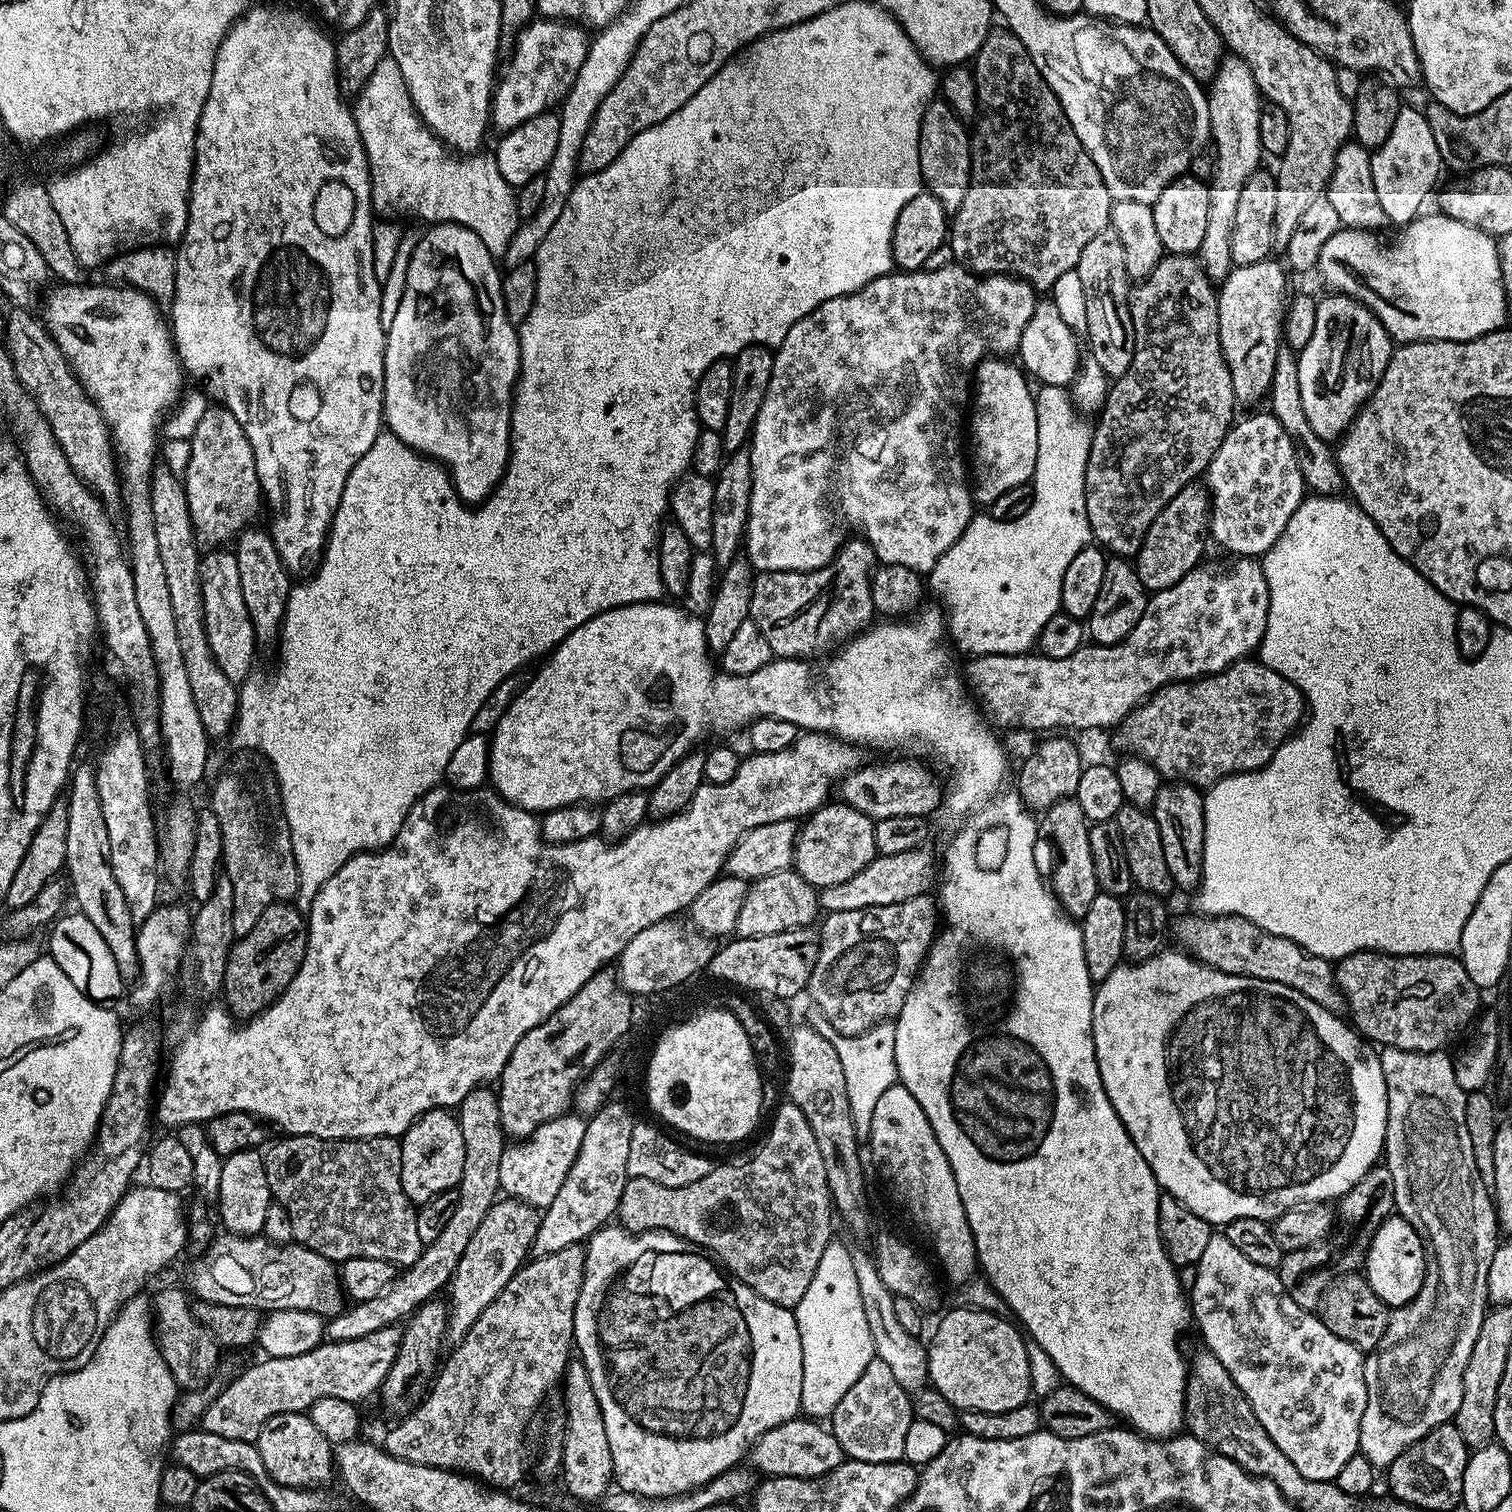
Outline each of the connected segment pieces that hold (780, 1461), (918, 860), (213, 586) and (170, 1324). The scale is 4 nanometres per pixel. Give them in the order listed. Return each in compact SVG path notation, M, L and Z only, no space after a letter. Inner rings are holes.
M812 1418L787 1420L785 1424L774 1426L762 1434L750 1449L750 1464L757 1473L765 1477L793 1476L794 1478L814 1478L834 1470L844 1463L846 1457L838 1438L823 1423Z
M921 846L906 854L877 855L870 866L858 870L854 878L838 882L838 886L819 889L821 909L825 913L866 910L870 906L894 906L915 896L925 895L932 884L932 856L926 849L927 847Z
M235 551L203 553L200 561L200 579L203 583L205 604L205 628L210 648L218 666L233 682L243 682L253 671L252 655L258 641L256 630L246 610L246 598L242 598L242 581L238 578L238 562Z
M168 1288L154 1300L154 1328L158 1333L160 1353L177 1385L184 1390L203 1388L220 1364L222 1345L216 1336L196 1316L189 1297L180 1288ZM188 1299L188 1300L187 1300Z

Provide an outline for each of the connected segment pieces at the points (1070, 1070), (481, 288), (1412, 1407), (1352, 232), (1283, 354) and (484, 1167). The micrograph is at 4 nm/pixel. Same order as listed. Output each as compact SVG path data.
M641 602L639 604L623 604L620 608L611 608L605 612L599 612L594 618L590 618L582 626L578 626L575 631L568 636L567 640L557 644L552 649L550 655L543 661L544 665L536 672L536 677L529 682L528 685L521 687L517 691L516 697L510 702L510 706L506 710L506 714L501 718L496 727L490 733L490 747L488 749L488 775L490 777L491 787L500 795L503 800L509 800L512 804L517 804L519 808L525 808L527 812L533 814L543 814L552 812L555 808L565 808L571 804L586 804L589 802L607 802L620 796L624 792L635 792L637 790L650 790L657 782L659 782L667 772L670 771L675 764L684 757L687 752L693 751L697 747L696 744L704 735L707 734L708 728L712 732L724 732L727 728L740 728L752 723L753 720L761 720L762 718L778 718L785 720L791 724L795 724L797 729L807 730L810 732L827 732L836 737L838 740L844 740L847 744L854 744L868 748L913 748L914 751L933 752L940 760L945 760L950 767L956 768L956 773L952 776L953 792L946 796L946 808L948 804L948 812L952 816L968 816L964 820L964 825L961 826L960 832L956 832L952 836L952 841L948 844L948 849L944 852L944 881L940 884L940 896L938 895L939 903L942 905L942 924L943 927L936 933L935 940L928 948L928 954L924 957L923 964L920 965L920 971L912 985L912 989L908 992L906 1002L902 1006L900 1015L895 1017L894 1023L896 1026L896 1033L894 1034L894 1058L896 1059L896 1075L899 1083L904 1085L906 1090L910 1090L910 1094L914 1094L914 1098L918 1098L918 1106L922 1106L922 1110L926 1114L926 1118L930 1122L930 1126L934 1130L934 1134L938 1138L938 1142L942 1146L942 1150L946 1154L946 1158L950 1162L950 1166L954 1170L954 1182L958 1182L958 1194L962 1194L962 1206L966 1206L966 1218L970 1222L970 1230L974 1234L974 1246L976 1247L976 1262L979 1271L982 1273L983 1279L987 1280L990 1287L995 1290L1001 1298L1004 1299L1007 1311L1018 1321L1019 1327L1023 1329L1031 1340L1036 1342L1046 1354L1050 1356L1054 1365L1060 1371L1061 1377L1072 1387L1082 1390L1082 1394L1086 1394L1090 1398L1094 1398L1094 1402L1101 1404L1106 1411L1111 1412L1113 1417L1120 1418L1124 1416L1123 1423L1131 1426L1135 1431L1142 1436L1149 1438L1167 1438L1169 1436L1177 1435L1181 1431L1180 1428L1184 1424L1184 1391L1188 1388L1188 1372L1184 1369L1184 1356L1180 1353L1180 1348L1176 1345L1176 1339L1184 1332L1184 1327L1190 1324L1190 1300L1186 1295L1183 1286L1180 1285L1180 1274L1177 1265L1173 1264L1171 1258L1166 1254L1164 1243L1160 1237L1158 1230L1158 1202L1162 1195L1162 1189L1156 1183L1154 1174L1150 1170L1150 1166L1146 1162L1146 1158L1142 1158L1142 1154L1138 1154L1138 1146L1130 1138L1130 1134L1126 1130L1126 1126L1122 1126L1122 1122L1118 1118L1118 1114L1114 1110L1114 1106L1110 1106L1110 1098L1106 1094L1106 1090L1102 1086L1102 1078L1098 1070L1098 1062L1096 1061L1096 1047L1094 1046L1094 1038L1092 1037L1092 998L1094 995L1094 982L1090 978L1090 974L1086 970L1086 954L1082 946L1082 930L1079 923L1073 917L1069 916L1067 912L1061 908L1060 903L1056 901L1056 895L1052 892L1051 887L1039 876L1038 873L1032 872L1036 868L1036 820L1031 811L1026 807L1023 800L1020 798L1019 791L1012 790L1012 792L1004 792L1000 796L1000 800L988 800L992 796L992 792L996 792L1000 788L1000 784L1004 784L1008 780L1008 756L1004 753L1004 748L1000 745L1000 740L991 732L993 729L986 723L986 717L979 707L974 703L973 697L970 695L969 689L966 687L966 680L963 675L956 673L956 668L952 665L952 656L948 653L949 645L943 644L946 640L946 616L939 607L926 608L921 607L911 618L900 618L895 622L884 622L888 624L873 623L871 627L860 633L858 636L852 637L839 649L837 656L829 655L828 661L824 658L817 659L813 662L808 658L773 658L766 666L762 666L762 670L754 670L754 674L749 676L729 676L727 674L719 674L715 676L712 673L712 664L714 668L714 660L708 651L707 644L704 643L704 621L699 615L693 614L683 607L675 608L672 604L660 604L661 602Z
M436 222L432 228L416 244L412 257L406 260L404 270L404 304L396 308L392 316L392 324L387 325L384 341L384 415L383 423L387 431L396 439L401 440L406 447L429 457L441 465L447 466L446 471L455 487L456 495L469 506L479 506L492 495L494 489L504 478L510 459L512 437L514 435L514 396L512 387L517 387L520 376L520 337L518 328L508 319L504 309L504 294L502 291L502 272L496 269L497 261L478 234L465 224L451 222Z
M1381 1047L1378 1055L1380 1065L1386 1078L1386 1102L1388 1103L1388 1117L1386 1118L1386 1134L1384 1135L1383 1163L1390 1170L1390 1178L1394 1178L1395 1211L1414 1230L1419 1232L1426 1245L1426 1267L1422 1290L1410 1303L1403 1304L1389 1315L1386 1334L1382 1334L1382 1342L1373 1352L1367 1353L1364 1361L1364 1377L1366 1378L1366 1414L1362 1414L1360 1427L1359 1455L1365 1456L1377 1470L1386 1470L1411 1444L1418 1442L1430 1430L1449 1423L1455 1417L1458 1406L1462 1403L1462 1374L1466 1370L1466 1362L1470 1362L1470 1350L1474 1350L1474 1342L1478 1342L1478 1330L1482 1330L1484 1313L1489 1307L1487 1294L1487 1271L1490 1270L1491 1259L1494 1258L1498 1245L1498 1229L1496 1227L1496 1205L1492 1203L1490 1188L1483 1184L1479 1177L1478 1167L1475 1165L1474 1151L1470 1142L1470 1133L1466 1128L1466 1094L1462 1086L1458 1086L1458 1078L1454 1078L1452 1069L1453 1057L1447 1056L1447 1051L1411 1052L1397 1048Z
M1440 212L1423 213L1397 232L1399 234L1391 241L1396 245L1396 252L1376 252L1376 244L1381 241L1381 237L1368 230L1344 228L1335 232L1326 246L1322 246L1319 271L1328 272L1329 282L1336 287L1333 289L1344 294L1351 293L1365 308L1370 309L1380 319L1380 325L1387 330L1393 341L1400 344L1414 344L1418 340L1472 341L1494 330L1493 325L1488 324L1488 316L1497 323L1495 325L1505 323L1506 293L1495 237L1477 225L1463 223L1456 217Z
M1282 346L1275 358L1275 374L1272 376L1272 386L1268 394L1270 398L1269 409L1272 415L1276 416L1280 423L1282 423L1283 429L1286 430L1291 436L1291 441L1294 442L1295 453L1298 457L1298 466L1302 471L1305 485L1314 491L1317 495L1331 495L1338 486L1341 487L1343 483L1343 477L1340 475L1340 468L1336 463L1335 457L1333 456L1331 447L1328 448L1329 444L1323 437L1314 434L1314 430L1310 428L1308 419L1306 418L1305 411L1302 410L1301 406L1301 392L1298 386L1297 376L1297 353L1289 347Z
M478 1086L474 1090L470 1090L470 1094L466 1094L464 1101L458 1105L458 1119L462 1130L462 1142L466 1142L466 1162L462 1162L462 1178L455 1189L458 1194L458 1210L454 1210L450 1223L442 1230L442 1234L438 1234L438 1238L434 1238L434 1242L425 1244L424 1253L413 1264L407 1265L392 1281L392 1285L386 1291L378 1294L378 1298L353 1303L327 1321L326 1336L329 1341L353 1340L366 1334L374 1334L374 1330L399 1325L401 1322L407 1321L408 1317L417 1308L421 1308L427 1300L433 1299L440 1293L438 1291L442 1288L443 1290L447 1289L451 1285L452 1276L456 1272L459 1259L466 1254L466 1246L469 1245L470 1238L473 1238L474 1232L482 1223L482 1218L486 1217L486 1212L501 1195L498 1170L501 1169L502 1154L506 1147L506 1137L500 1117L500 1098L493 1089L491 1092L488 1086Z

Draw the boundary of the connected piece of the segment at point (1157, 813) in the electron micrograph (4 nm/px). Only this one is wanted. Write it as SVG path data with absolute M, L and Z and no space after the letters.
M1164 782L1158 788L1156 800L1150 807L1152 817L1158 822L1158 830L1162 830L1162 851L1177 889L1195 889L1200 883L1206 830L1204 797L1205 793L1197 785Z

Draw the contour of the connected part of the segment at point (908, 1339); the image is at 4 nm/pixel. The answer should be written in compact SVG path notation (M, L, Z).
M858 1250L852 1252L854 1275L858 1277L858 1295L862 1297L862 1310L866 1310L866 1322L870 1325L870 1338L874 1342L875 1359L886 1362L894 1374L898 1386L902 1386L910 1394L916 1394L929 1383L928 1350L920 1336L910 1334L898 1322L894 1311L892 1291L882 1282L882 1274L878 1274L878 1266L871 1255Z

